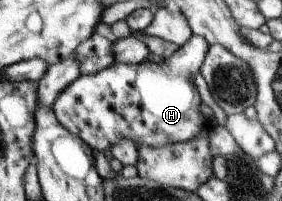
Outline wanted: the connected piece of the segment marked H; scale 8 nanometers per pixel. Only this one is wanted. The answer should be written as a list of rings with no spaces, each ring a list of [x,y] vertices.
[[[193,34],[192,38],[182,47],[179,47],[172,56],[164,57],[160,64],[148,60],[142,64],[112,63],[110,68],[105,68],[96,74],[81,74],[68,88],[64,88],[56,104],[52,106],[53,113],[74,136],[81,138],[91,149],[106,152],[112,144],[126,138],[137,145],[144,144],[148,147],[163,147],[166,144],[186,142],[196,138],[207,125],[207,120],[200,111],[202,98],[194,84],[194,76],[199,72],[201,64],[208,54],[210,44],[205,38]]]

